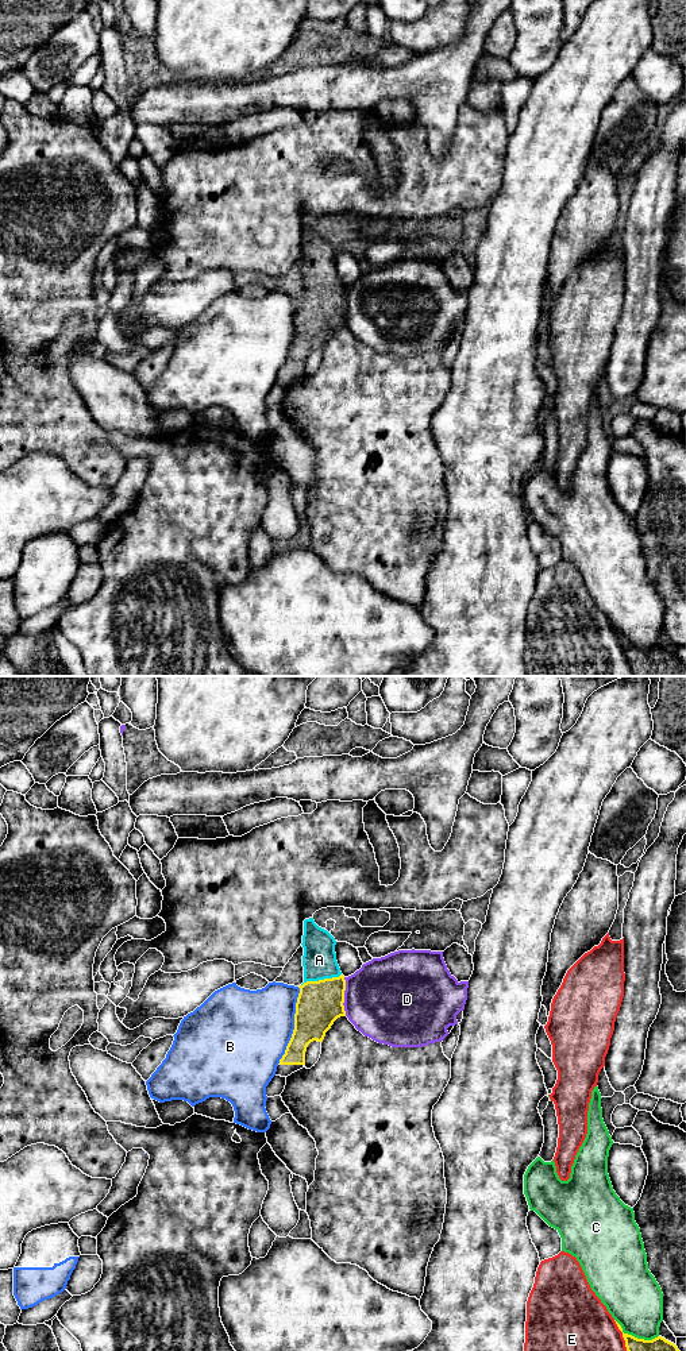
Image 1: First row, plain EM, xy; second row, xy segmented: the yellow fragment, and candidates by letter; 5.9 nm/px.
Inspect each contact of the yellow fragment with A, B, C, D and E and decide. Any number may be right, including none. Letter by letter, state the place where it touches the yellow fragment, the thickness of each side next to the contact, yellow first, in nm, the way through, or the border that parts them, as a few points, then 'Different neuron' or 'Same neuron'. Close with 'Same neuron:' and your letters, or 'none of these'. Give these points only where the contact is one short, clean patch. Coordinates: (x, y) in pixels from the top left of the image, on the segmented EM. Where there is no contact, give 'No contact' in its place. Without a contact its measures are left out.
A: Touches yellow at xy (320, 980). Thickness 280 nm (yellow) against 200 nm. Path across: xy (320, 1003), (320, 980), (319, 960). Same neuron
B: Touches yellow at xy (295, 1025). Thickness 280 nm (yellow) against 460 nm. Different neuron
C: Touches yellow at xy (634, 1336). Thickness 90 nm (yellow) against 340 nm. Different neuron
D: Touches yellow at xy (343, 996). Thickness 280 nm (yellow) against 480 nm. Different neuron
E: Touches yellow at xy (623, 1335). Thickness 90 nm (yellow) against 320 nm. Different neuron
Same neuron: A

